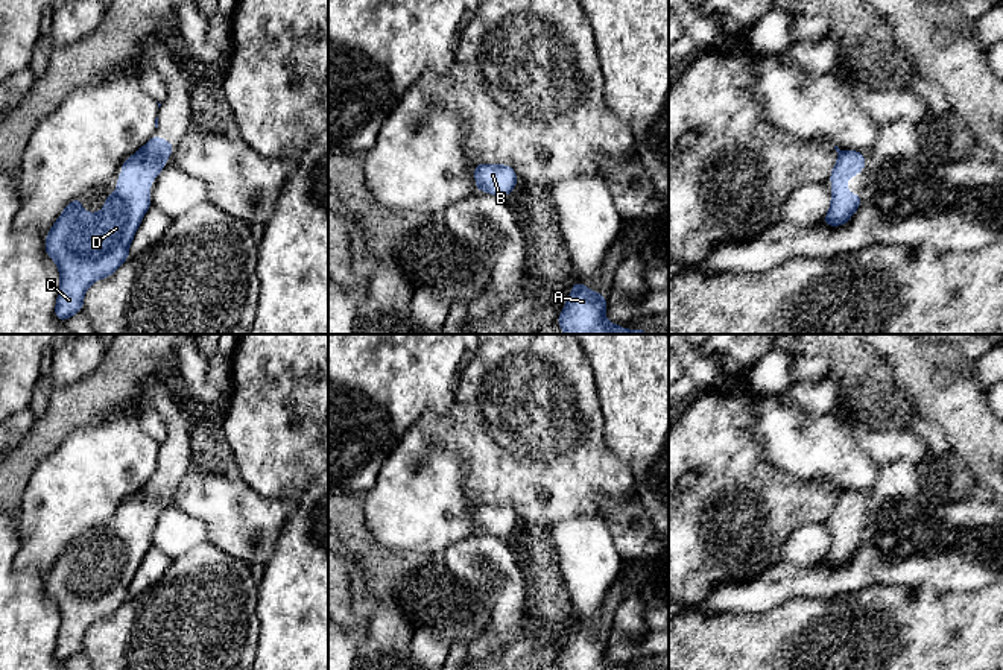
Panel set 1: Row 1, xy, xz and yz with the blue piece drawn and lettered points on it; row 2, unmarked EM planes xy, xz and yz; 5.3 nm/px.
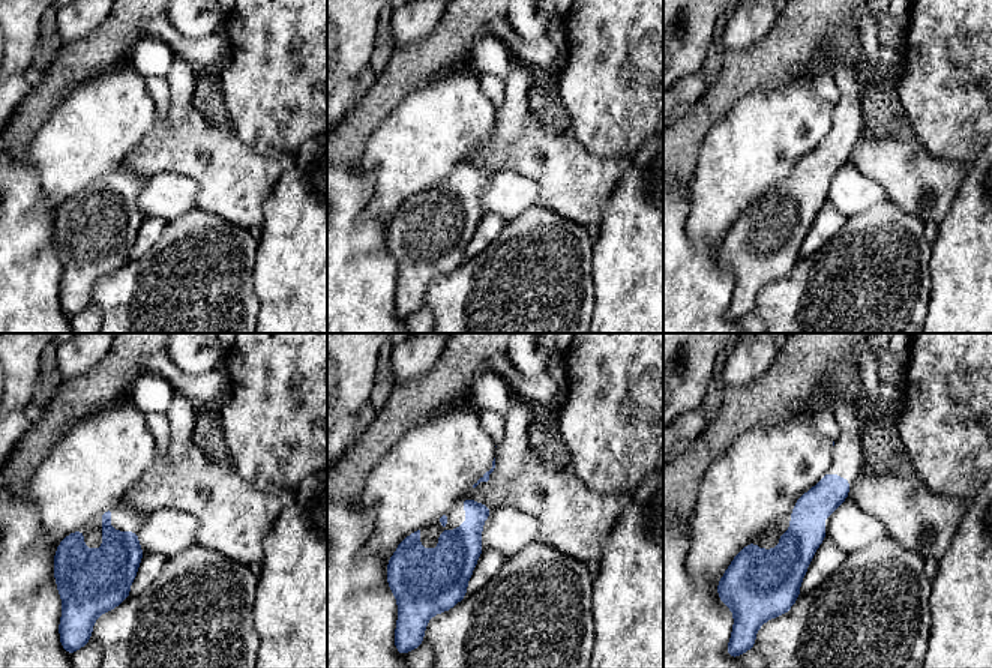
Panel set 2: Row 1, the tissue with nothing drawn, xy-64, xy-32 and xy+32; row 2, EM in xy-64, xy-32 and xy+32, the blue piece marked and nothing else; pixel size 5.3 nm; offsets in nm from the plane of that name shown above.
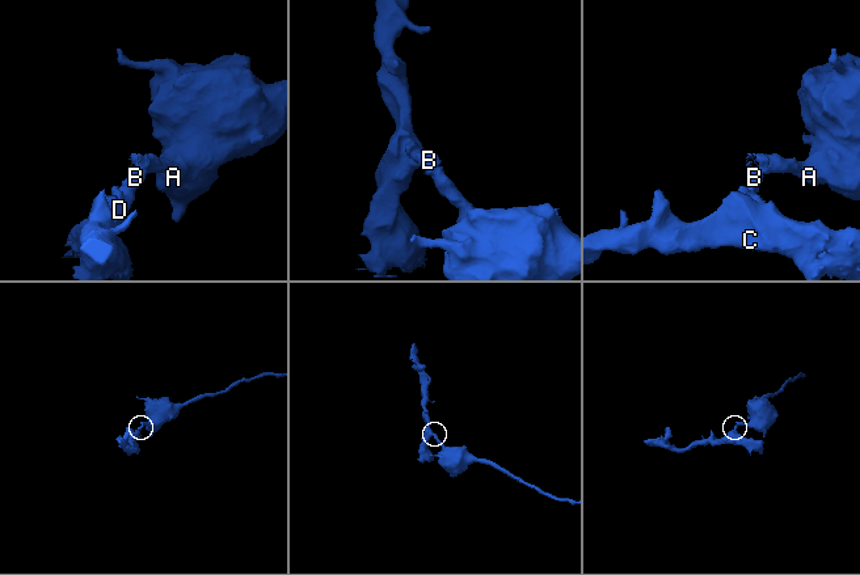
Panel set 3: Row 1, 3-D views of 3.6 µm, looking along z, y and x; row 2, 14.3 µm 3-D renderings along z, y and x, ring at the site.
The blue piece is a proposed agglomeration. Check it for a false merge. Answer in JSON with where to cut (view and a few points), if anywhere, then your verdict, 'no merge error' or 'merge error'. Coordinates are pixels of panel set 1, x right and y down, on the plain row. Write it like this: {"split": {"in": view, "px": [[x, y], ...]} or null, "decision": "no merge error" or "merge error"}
{"split": {"in": "xy", "px": [[146, 483], [134, 496]]}, "decision": "merge error"}

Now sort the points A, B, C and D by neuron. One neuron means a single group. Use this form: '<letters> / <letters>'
A / B C D

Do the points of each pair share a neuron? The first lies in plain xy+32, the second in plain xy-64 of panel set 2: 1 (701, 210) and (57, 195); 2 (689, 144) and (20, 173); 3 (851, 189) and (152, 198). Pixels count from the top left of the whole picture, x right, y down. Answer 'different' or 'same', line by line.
1: same
2: different
3: same

